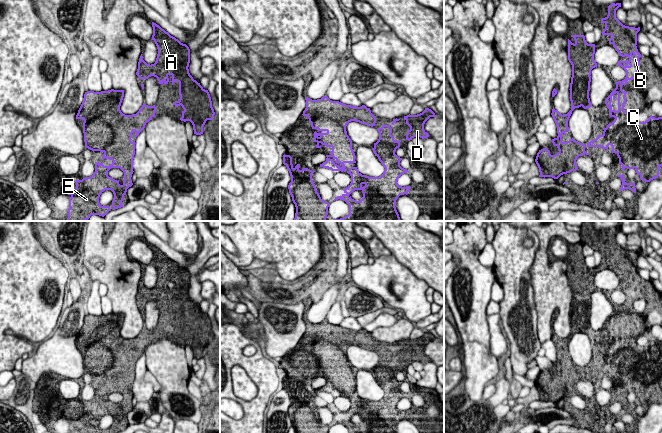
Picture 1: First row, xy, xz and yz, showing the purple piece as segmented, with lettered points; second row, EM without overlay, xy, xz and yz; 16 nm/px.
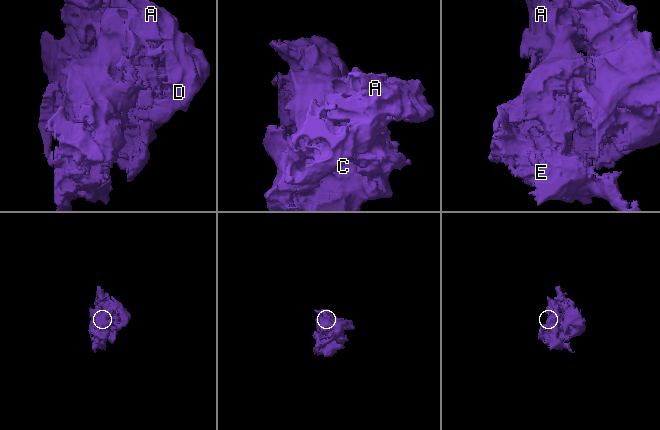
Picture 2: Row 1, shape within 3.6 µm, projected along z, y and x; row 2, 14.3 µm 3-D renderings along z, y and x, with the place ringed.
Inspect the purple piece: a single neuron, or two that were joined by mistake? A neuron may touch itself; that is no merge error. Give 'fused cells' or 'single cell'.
fused cells

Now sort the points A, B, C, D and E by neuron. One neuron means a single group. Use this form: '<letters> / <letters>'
A B C D / E

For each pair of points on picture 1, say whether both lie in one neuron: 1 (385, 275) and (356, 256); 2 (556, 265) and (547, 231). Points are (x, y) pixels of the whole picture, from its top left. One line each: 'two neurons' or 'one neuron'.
1: two neurons
2: one neuron

